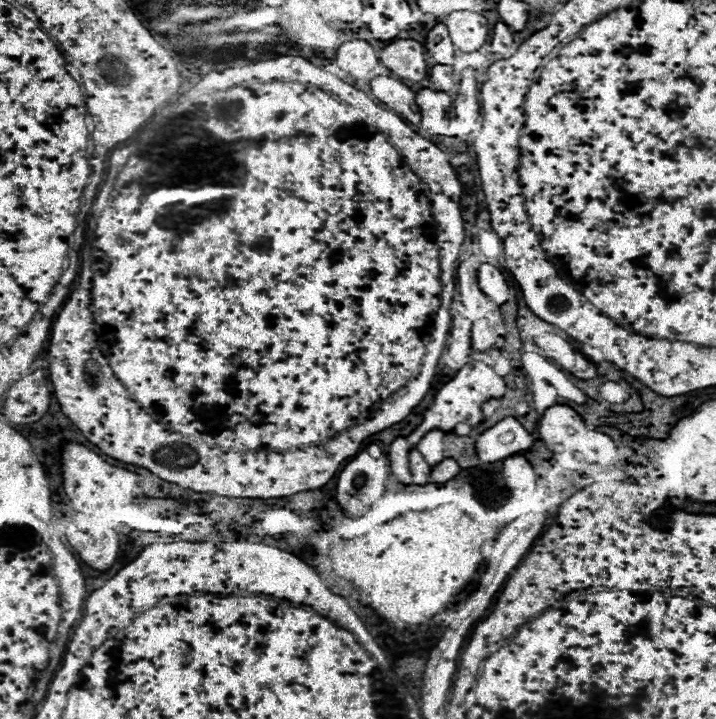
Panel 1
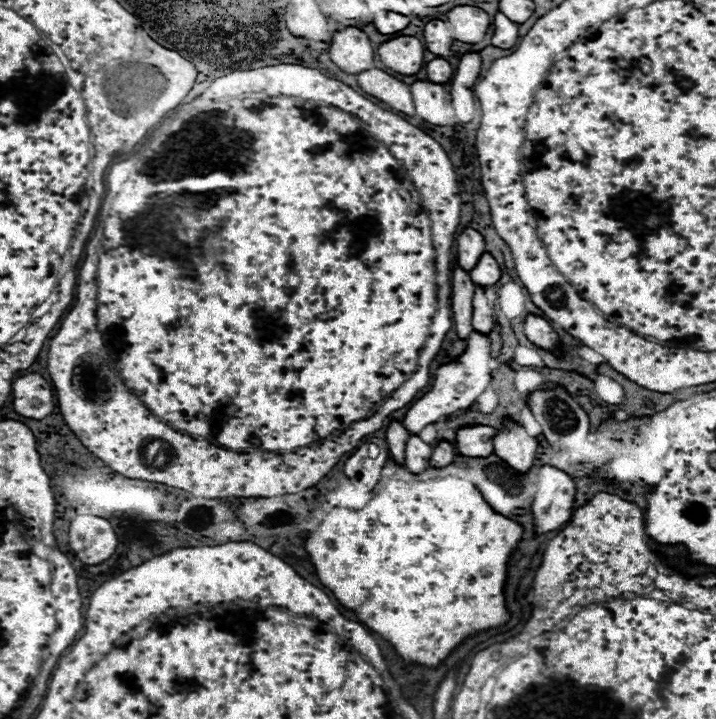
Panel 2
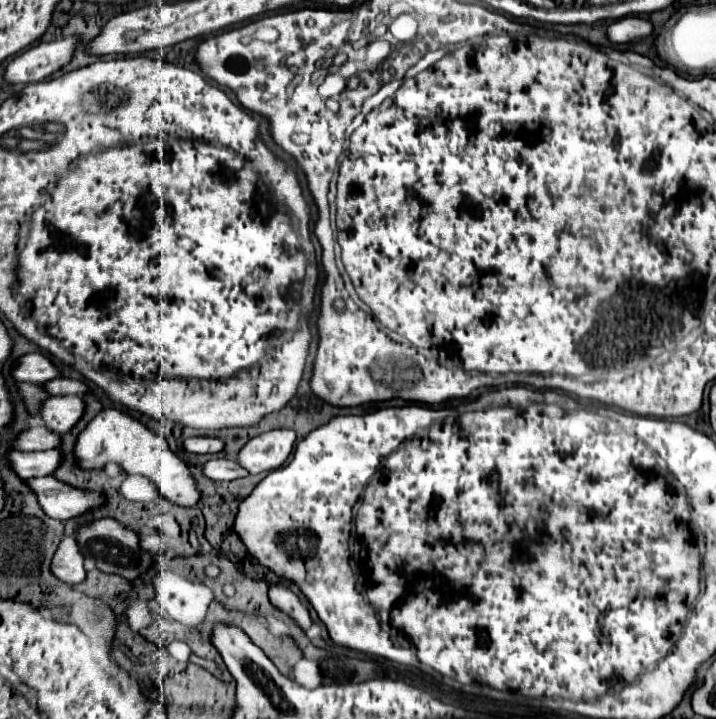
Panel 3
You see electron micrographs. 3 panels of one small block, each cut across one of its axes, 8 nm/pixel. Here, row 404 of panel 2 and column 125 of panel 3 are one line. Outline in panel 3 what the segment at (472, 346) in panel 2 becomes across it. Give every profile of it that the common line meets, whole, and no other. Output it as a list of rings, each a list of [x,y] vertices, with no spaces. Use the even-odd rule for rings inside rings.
[[[116,408],[102,410],[80,434],[76,442],[76,458],[78,464],[86,470],[92,468],[104,468],[108,462],[116,462],[122,466],[126,474],[142,474],[150,478],[156,486],[158,492],[168,498],[174,504],[180,506],[196,506],[200,500],[200,490],[196,486],[196,480],[184,460],[180,460],[170,448],[164,436],[158,436],[150,428],[146,428],[142,422],[132,418],[126,412],[120,412]]]

